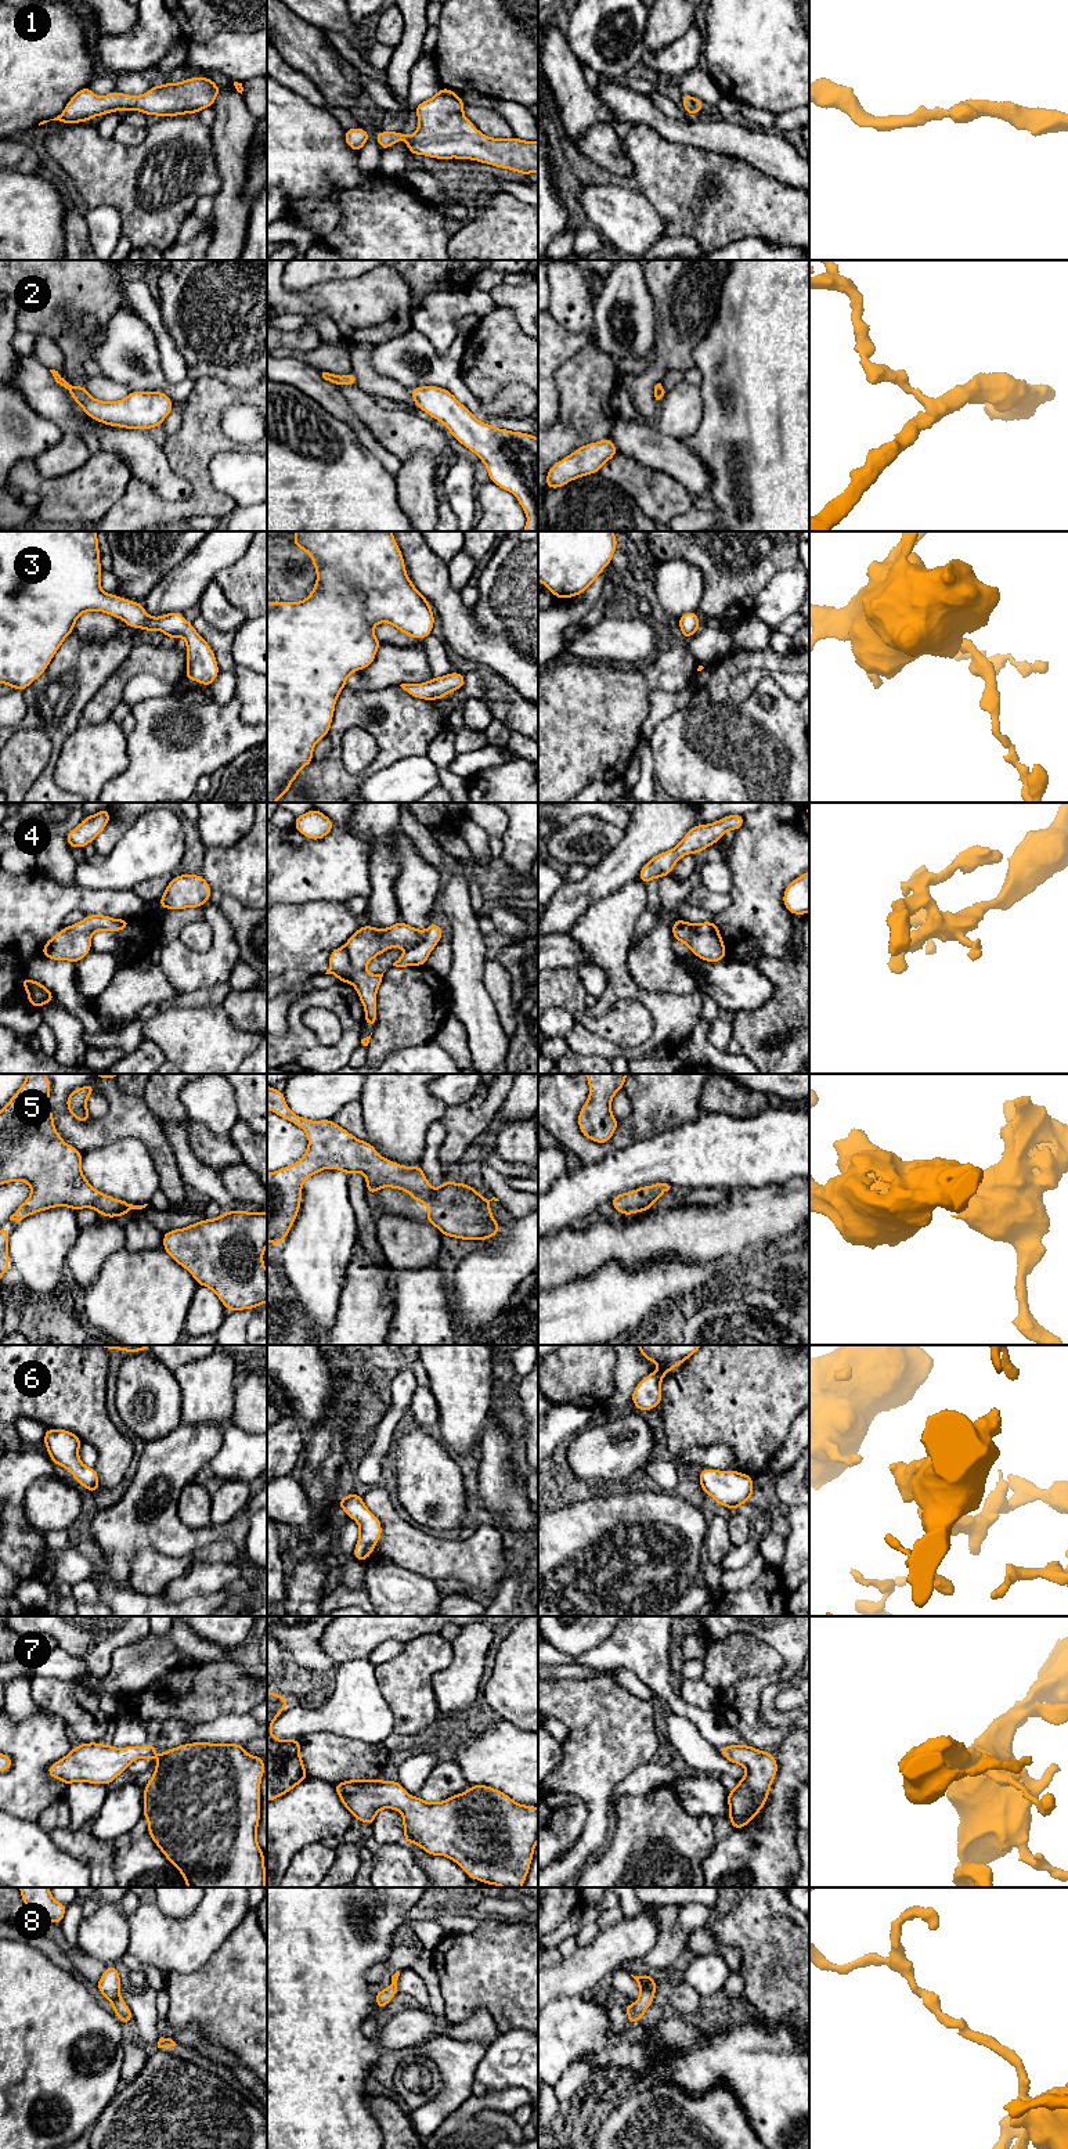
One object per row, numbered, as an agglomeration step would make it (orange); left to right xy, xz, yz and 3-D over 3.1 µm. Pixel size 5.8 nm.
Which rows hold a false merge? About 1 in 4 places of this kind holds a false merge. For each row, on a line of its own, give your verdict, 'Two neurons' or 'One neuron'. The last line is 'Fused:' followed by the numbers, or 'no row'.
1: One neuron
2: One neuron
3: One neuron
4: Two neurons
5: One neuron
6: One neuron
7: One neuron
8: One neuron
Fused: 4

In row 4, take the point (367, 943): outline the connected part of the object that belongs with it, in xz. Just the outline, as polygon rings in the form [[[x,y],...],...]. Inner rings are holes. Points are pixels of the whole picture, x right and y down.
[[[398,920],[387,929],[374,929],[369,924],[358,930],[346,941],[350,969],[335,970],[329,967],[325,974],[333,974],[339,982],[350,982],[351,973],[362,970],[368,963],[390,948],[411,948],[419,945],[426,937],[426,931],[416,930]]]

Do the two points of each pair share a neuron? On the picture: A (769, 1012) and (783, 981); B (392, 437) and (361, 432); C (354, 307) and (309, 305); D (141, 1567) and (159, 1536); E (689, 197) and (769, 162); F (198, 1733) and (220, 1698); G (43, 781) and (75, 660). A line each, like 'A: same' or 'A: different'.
A: same
B: different
C: same
D: different
E: different
F: different
G: same

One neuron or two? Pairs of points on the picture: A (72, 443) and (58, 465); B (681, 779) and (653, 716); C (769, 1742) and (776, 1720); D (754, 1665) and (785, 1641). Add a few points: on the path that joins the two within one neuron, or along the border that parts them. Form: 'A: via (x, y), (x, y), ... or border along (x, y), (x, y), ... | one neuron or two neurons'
A: via (71, 449), (62, 460) | one neuron
B: border along (684, 707), (663, 718), (649, 741) | two neurons
C: border along (758, 1698), (758, 1715), (768, 1724), (790, 1729) | two neurons
D: border along (746, 1632), (767, 1643), (786, 1666) | two neurons

